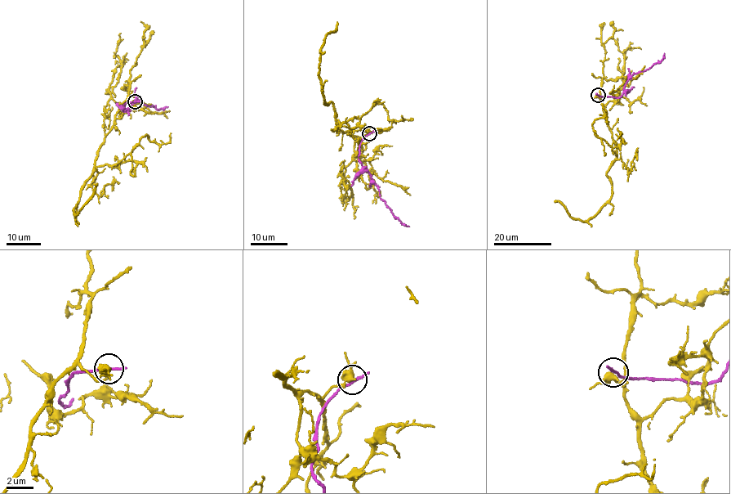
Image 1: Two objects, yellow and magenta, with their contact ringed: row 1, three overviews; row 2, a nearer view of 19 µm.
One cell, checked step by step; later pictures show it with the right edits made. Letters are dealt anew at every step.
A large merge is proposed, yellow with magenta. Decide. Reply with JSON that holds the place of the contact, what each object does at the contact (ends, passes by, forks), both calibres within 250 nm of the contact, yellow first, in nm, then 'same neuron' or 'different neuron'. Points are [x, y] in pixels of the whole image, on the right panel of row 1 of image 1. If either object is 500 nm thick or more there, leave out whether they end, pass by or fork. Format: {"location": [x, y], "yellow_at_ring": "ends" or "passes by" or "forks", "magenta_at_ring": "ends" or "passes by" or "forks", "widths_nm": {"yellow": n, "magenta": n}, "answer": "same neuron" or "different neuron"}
{"location": [598, 95], "yellow_at_ring": "forks", "magenta_at_ring": "passes by", "widths_nm": {"yellow": 340, "magenta": 170}, "answer": "different neuron"}

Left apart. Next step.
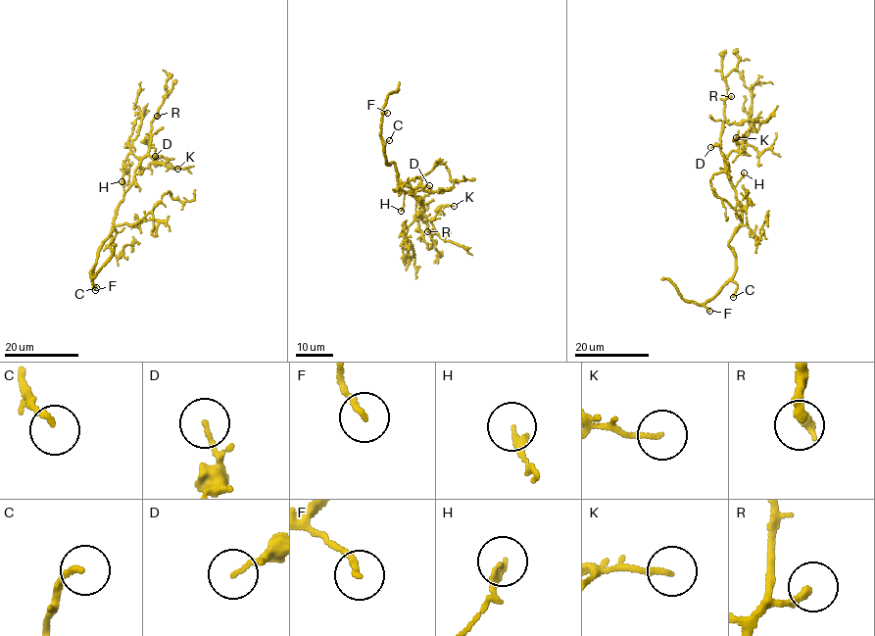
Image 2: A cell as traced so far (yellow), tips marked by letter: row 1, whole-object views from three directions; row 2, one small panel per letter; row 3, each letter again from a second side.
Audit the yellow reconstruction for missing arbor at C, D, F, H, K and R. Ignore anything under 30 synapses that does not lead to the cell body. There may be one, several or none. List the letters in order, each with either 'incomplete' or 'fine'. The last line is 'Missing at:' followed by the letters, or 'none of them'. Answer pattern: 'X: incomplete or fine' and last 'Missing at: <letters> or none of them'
C: incomplete
D: fine
F: fine
H: fine
K: fine
R: incomplete
Missing at: C, R

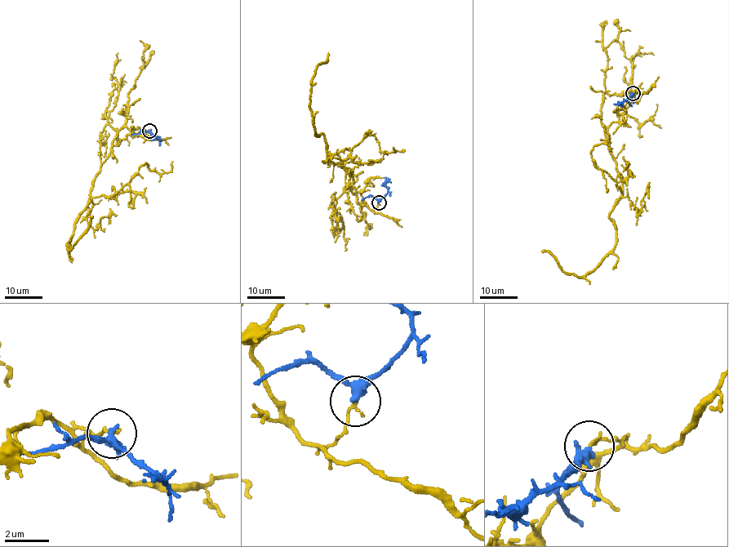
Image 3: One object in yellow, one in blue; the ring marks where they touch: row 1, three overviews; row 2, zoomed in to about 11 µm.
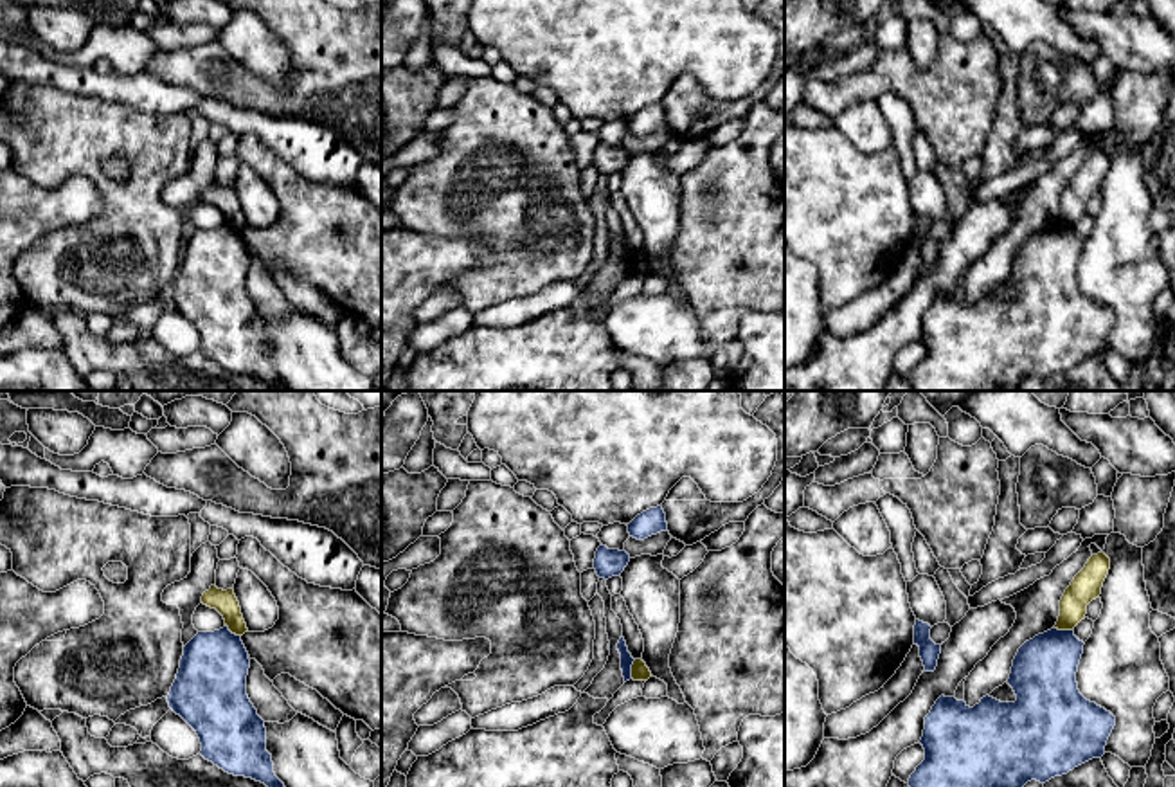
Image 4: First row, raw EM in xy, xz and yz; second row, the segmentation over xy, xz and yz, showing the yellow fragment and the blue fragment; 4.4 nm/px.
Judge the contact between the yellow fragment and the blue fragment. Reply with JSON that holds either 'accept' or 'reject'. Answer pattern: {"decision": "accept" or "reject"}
{"decision": "reject"}

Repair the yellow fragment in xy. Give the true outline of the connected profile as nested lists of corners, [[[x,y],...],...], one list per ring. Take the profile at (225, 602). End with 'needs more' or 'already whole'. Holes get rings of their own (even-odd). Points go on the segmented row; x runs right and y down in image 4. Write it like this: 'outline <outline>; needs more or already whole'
outline [[[214,583],[209,591],[203,593],[202,603],[216,609],[223,616],[225,625],[232,634],[243,636],[245,632],[248,632],[234,589],[223,591]]]; already whole

